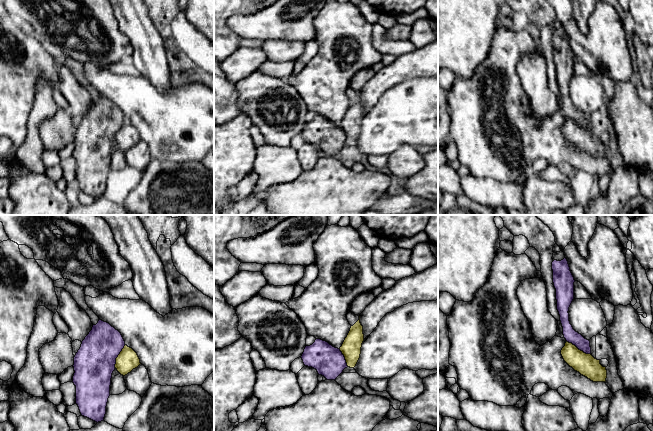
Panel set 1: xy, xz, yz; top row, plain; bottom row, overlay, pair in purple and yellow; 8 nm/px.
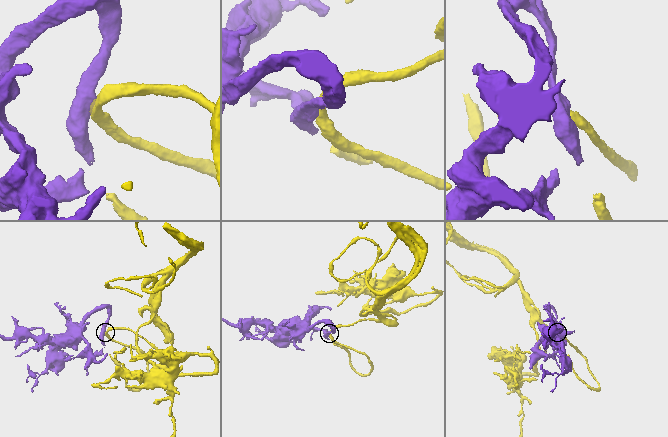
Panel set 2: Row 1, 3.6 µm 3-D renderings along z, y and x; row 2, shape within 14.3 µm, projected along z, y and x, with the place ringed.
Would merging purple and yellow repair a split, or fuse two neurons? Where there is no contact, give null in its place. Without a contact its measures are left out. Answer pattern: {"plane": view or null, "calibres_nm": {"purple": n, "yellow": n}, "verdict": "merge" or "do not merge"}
{"plane": "yz", "calibres_nm": {"purple": 110, "yellow": 170}, "verdict": "merge"}

